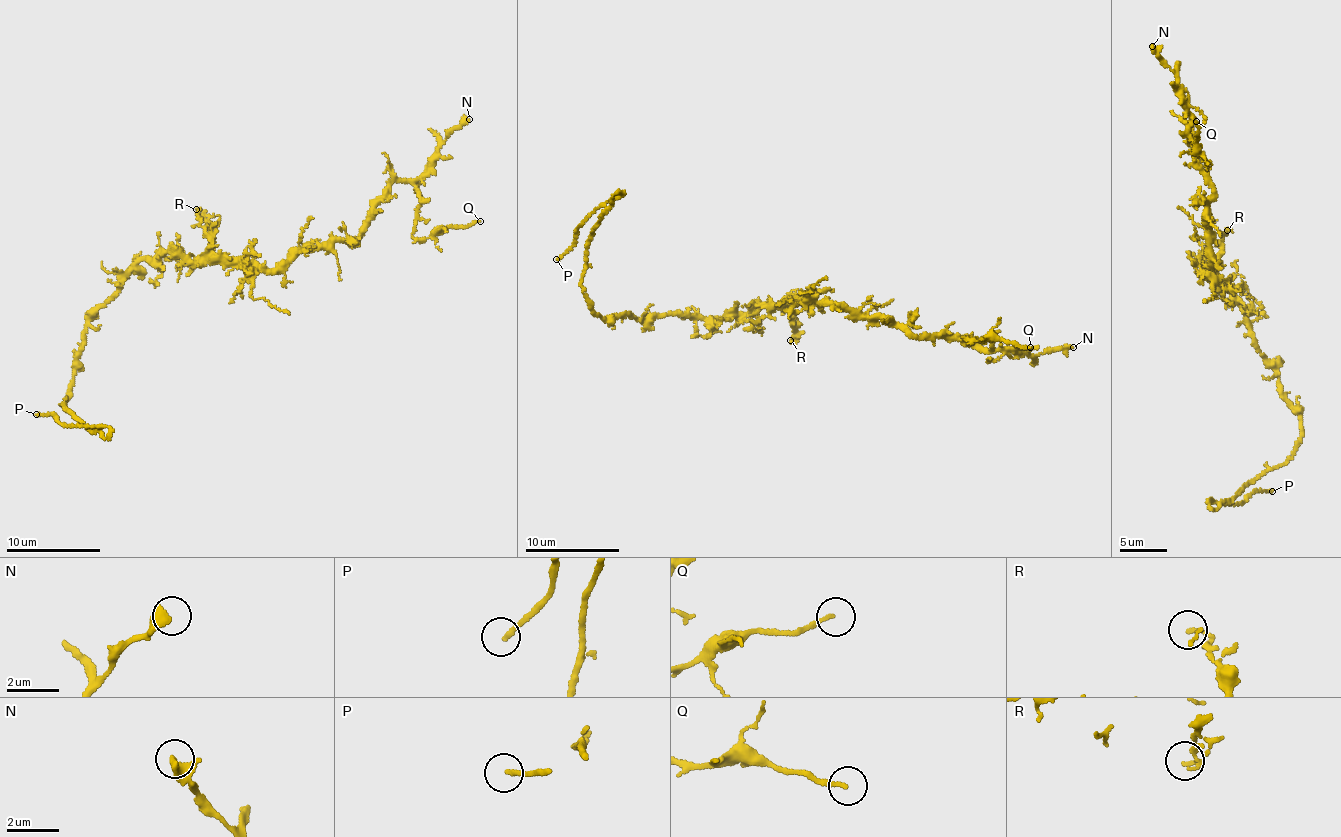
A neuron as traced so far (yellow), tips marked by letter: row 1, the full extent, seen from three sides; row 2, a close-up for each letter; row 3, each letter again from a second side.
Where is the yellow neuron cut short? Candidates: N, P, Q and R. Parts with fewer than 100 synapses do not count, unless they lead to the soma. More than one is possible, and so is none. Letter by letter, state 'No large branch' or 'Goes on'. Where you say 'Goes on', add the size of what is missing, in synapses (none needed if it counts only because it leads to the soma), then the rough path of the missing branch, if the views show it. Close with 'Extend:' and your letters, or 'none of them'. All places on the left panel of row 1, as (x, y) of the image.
N: No large branch
P: Goes on
Q: No large branch
R: No large branch
Extend: P

